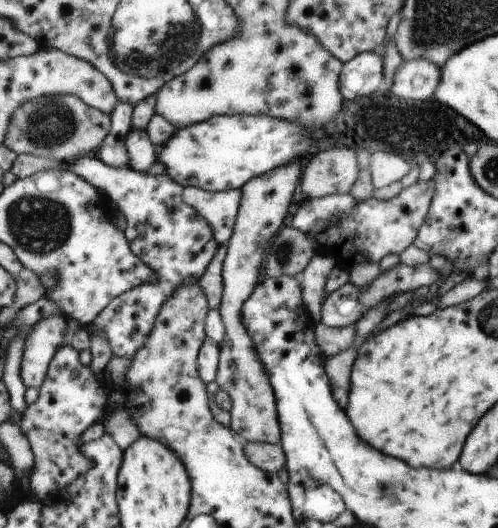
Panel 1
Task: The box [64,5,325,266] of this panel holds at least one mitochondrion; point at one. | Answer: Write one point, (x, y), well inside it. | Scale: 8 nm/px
(154, 44)

